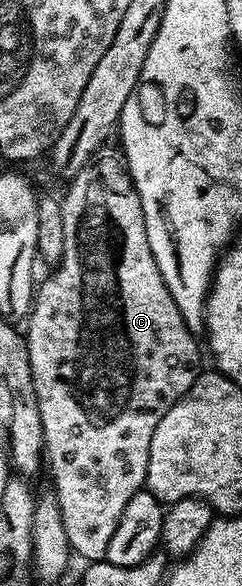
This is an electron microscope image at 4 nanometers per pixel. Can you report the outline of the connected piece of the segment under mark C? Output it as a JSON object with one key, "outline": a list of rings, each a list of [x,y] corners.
{"outline":[[[120,154],[96,156],[68,184],[69,192],[63,195],[63,257],[57,264],[50,279],[40,280],[35,291],[35,298],[28,316],[29,328],[24,328],[25,344],[31,361],[31,377],[35,385],[35,397],[41,414],[43,437],[45,438],[45,455],[47,469],[53,473],[53,485],[59,501],[59,509],[63,517],[63,529],[67,533],[67,541],[74,552],[77,551],[85,561],[101,561],[105,559],[107,545],[111,545],[111,537],[119,525],[119,517],[123,517],[123,509],[127,509],[127,501],[135,497],[135,493],[145,487],[147,477],[147,461],[151,449],[151,437],[155,437],[155,425],[163,421],[163,413],[171,409],[171,405],[179,402],[191,389],[196,381],[201,363],[201,351],[197,348],[198,336],[189,330],[183,321],[163,277],[159,273],[159,265],[155,265],[155,257],[151,253],[151,245],[147,241],[147,225],[143,221],[143,205],[139,201],[139,193],[135,189],[133,179],[129,175],[124,158]]]}

